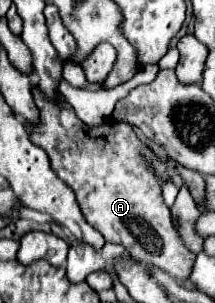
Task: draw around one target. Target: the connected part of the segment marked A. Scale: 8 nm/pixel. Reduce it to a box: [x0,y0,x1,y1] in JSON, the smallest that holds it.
[31,87,195,279]

